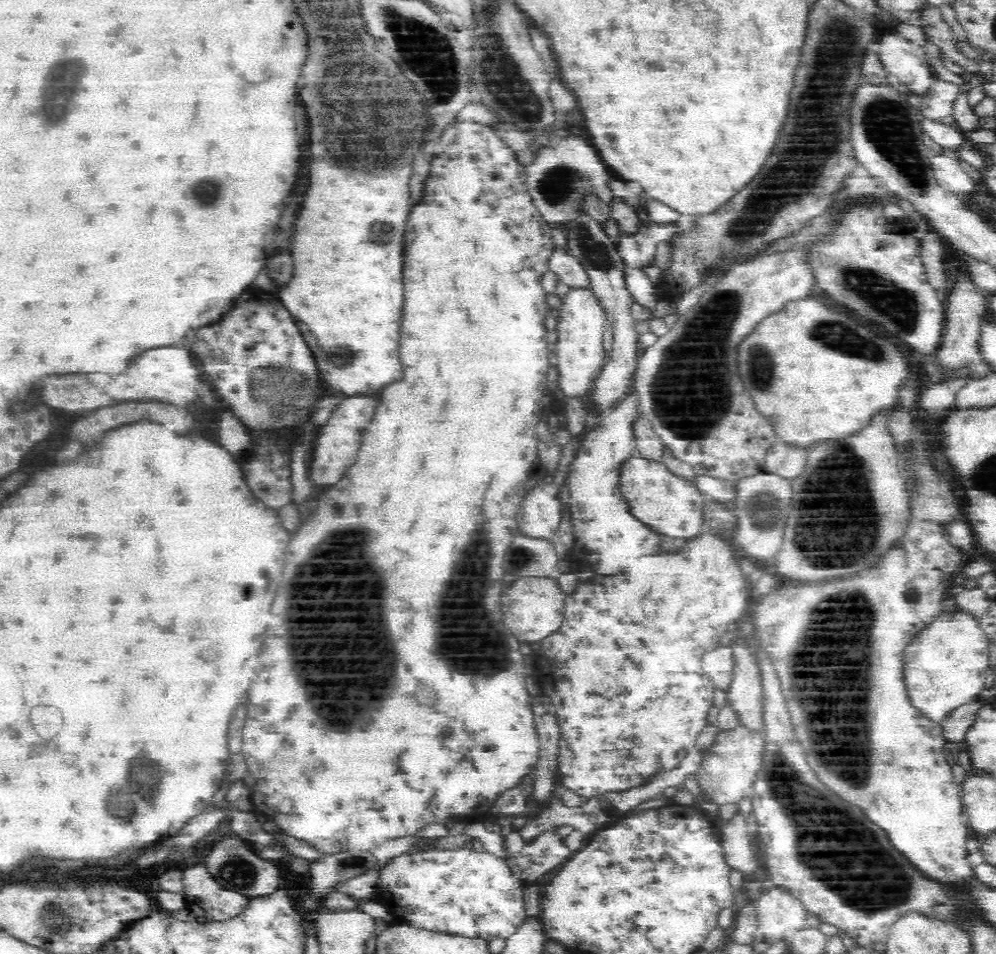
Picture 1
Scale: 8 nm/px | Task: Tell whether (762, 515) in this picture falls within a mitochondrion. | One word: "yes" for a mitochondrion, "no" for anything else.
yes

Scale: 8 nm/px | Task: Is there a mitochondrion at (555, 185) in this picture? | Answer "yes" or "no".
yes

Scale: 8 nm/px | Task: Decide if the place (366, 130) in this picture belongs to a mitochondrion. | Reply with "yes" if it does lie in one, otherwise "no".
yes

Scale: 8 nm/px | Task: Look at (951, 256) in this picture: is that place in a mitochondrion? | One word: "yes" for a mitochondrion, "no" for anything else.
no

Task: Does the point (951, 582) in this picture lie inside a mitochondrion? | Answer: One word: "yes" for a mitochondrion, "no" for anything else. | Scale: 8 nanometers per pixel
no

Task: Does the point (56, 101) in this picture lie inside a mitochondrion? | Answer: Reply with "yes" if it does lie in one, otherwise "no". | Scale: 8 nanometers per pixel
yes

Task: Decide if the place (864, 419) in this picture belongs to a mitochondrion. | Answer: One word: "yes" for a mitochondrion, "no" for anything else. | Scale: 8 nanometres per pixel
no

